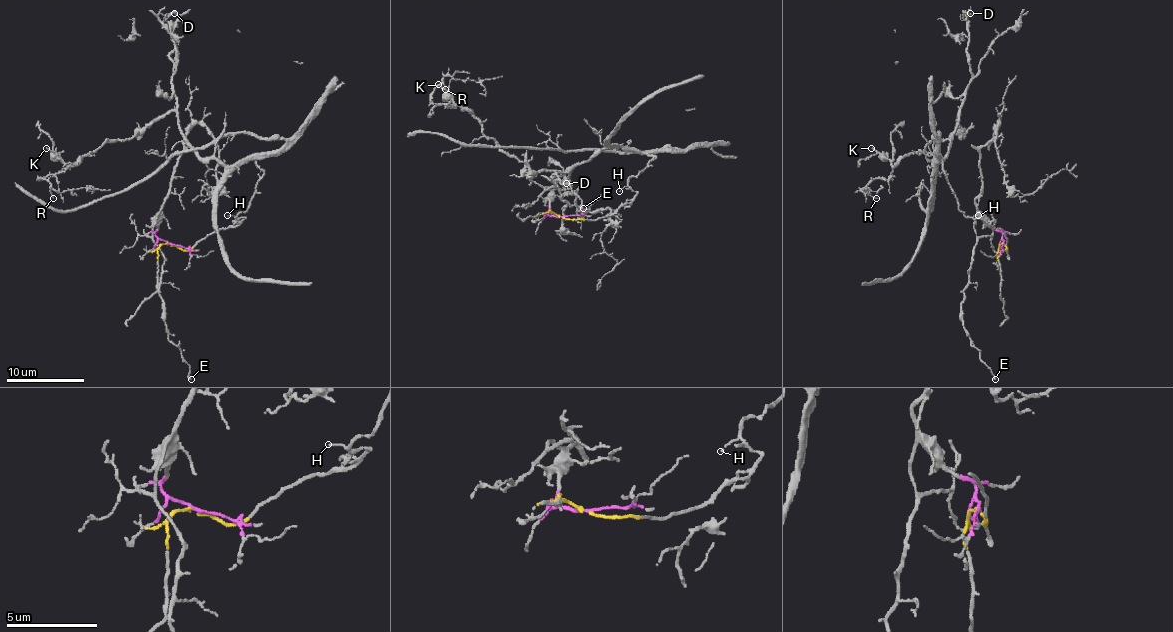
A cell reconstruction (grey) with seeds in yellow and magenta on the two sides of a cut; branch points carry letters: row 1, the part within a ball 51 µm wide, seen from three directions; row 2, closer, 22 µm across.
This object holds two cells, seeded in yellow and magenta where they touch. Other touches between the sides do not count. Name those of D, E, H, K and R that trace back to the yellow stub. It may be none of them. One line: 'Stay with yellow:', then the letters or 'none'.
Stay with yellow: D, H, K, R

